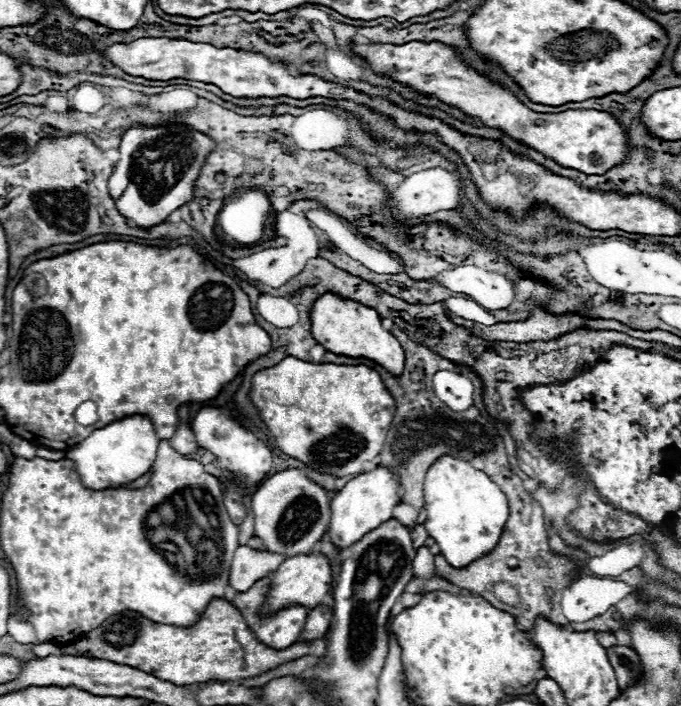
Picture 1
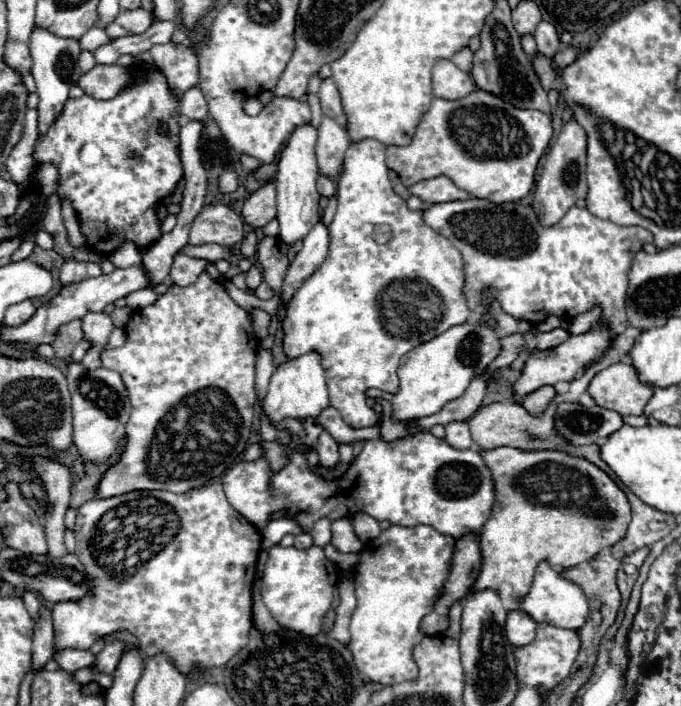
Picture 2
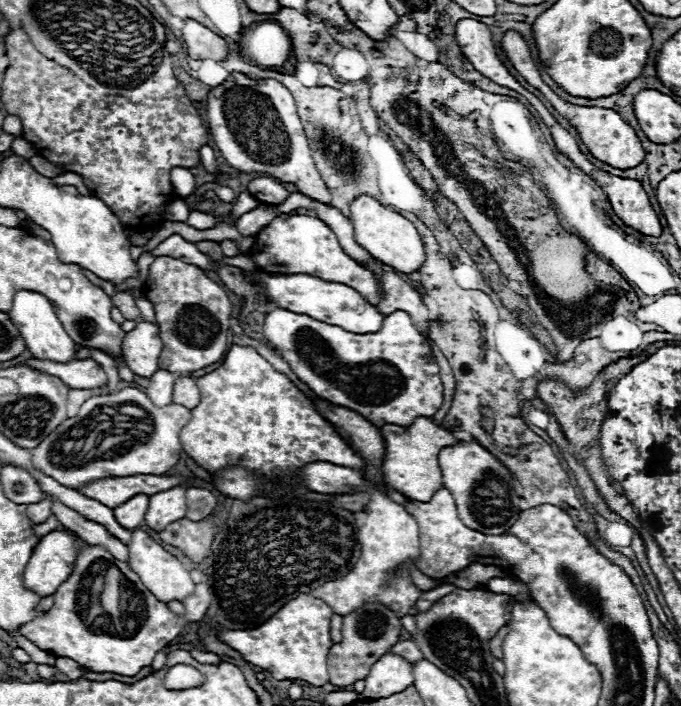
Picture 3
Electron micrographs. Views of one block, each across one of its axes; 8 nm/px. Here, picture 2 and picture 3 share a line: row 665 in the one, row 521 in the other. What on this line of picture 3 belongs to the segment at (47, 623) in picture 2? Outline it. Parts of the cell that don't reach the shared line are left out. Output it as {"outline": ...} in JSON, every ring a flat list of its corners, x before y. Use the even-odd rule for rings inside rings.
{"outline":[[42,500,38,504,30,504,28,506,28,516,34,524,42,524,48,520,50,516,50,500]]}

